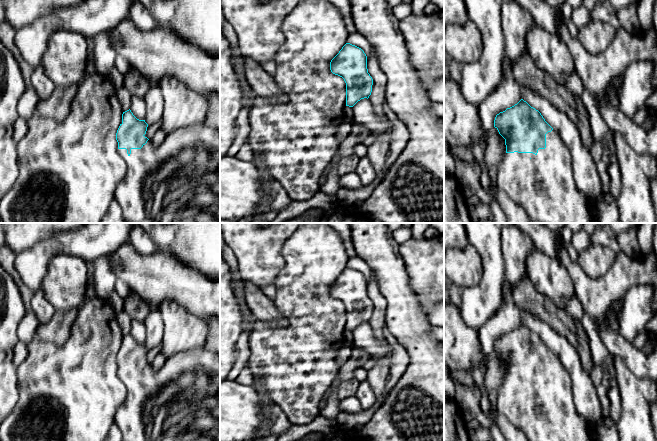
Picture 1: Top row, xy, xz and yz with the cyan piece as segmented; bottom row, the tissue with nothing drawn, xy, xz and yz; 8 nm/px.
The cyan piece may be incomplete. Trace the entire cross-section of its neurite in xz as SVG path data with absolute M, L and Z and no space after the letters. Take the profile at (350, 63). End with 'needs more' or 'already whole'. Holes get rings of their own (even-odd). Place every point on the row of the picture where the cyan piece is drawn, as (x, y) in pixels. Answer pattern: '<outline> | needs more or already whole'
M346 43L331 60L330 70L346 83L346 106L353 107L371 95L373 79L368 73L367 56L361 48Z | already whole

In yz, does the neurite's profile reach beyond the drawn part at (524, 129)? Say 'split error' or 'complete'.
split error

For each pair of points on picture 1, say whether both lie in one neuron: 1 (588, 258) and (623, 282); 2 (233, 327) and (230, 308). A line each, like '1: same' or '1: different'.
1: different
2: same

